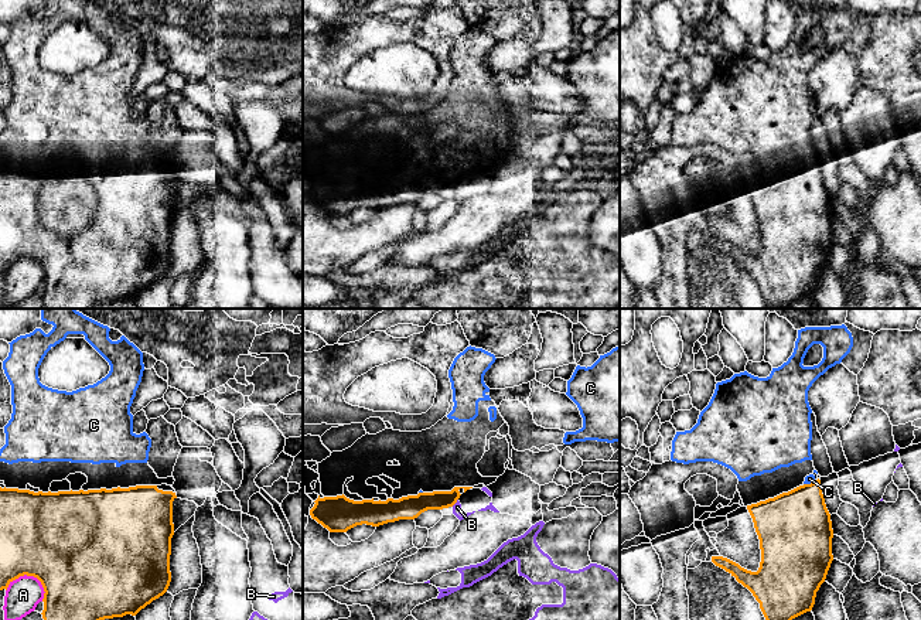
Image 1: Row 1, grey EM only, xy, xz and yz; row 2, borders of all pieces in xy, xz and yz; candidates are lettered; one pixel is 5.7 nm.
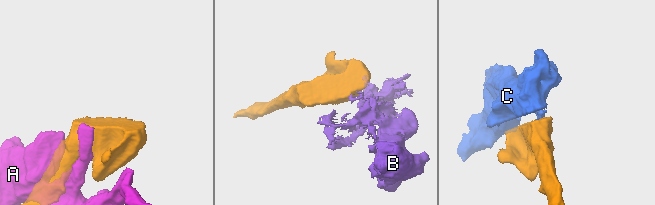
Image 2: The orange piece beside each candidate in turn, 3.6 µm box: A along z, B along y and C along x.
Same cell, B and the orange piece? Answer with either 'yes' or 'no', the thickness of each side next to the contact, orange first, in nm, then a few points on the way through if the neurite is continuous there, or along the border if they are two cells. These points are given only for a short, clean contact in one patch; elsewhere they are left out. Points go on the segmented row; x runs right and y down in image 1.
no; calibres 140 and 50 nm; border xz (457, 498), (452, 506)

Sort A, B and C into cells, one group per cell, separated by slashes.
A / B / C

